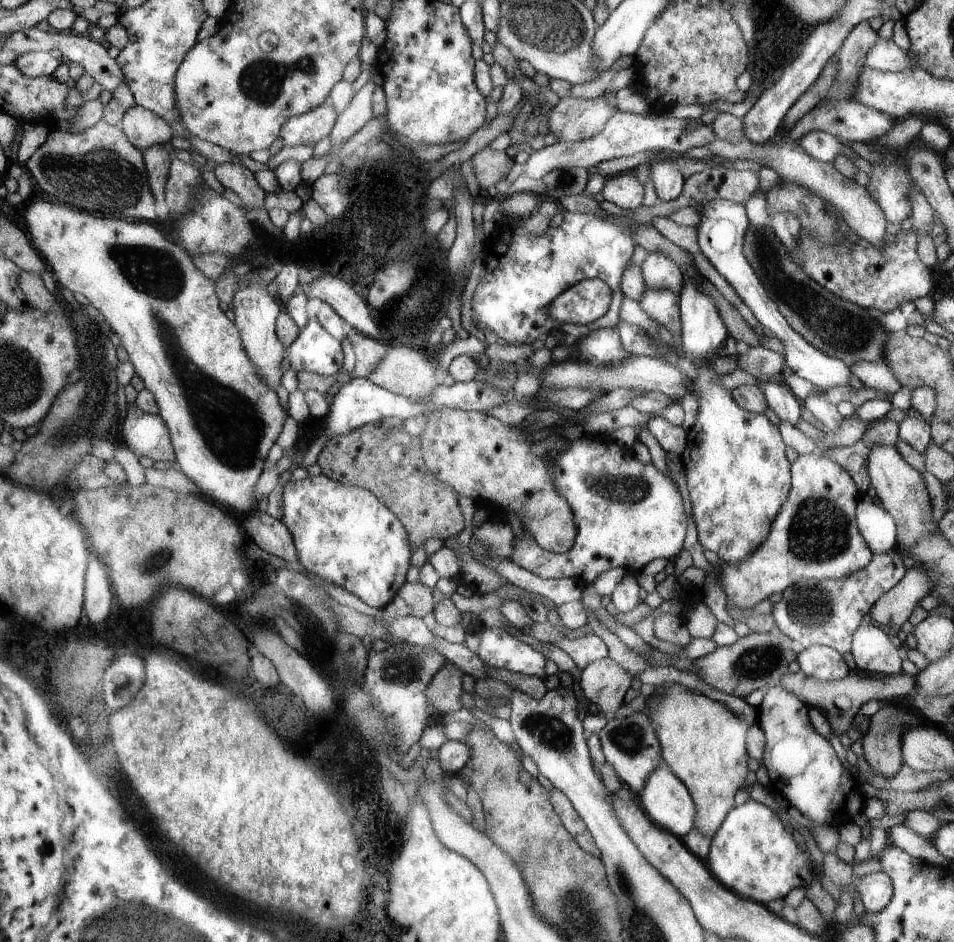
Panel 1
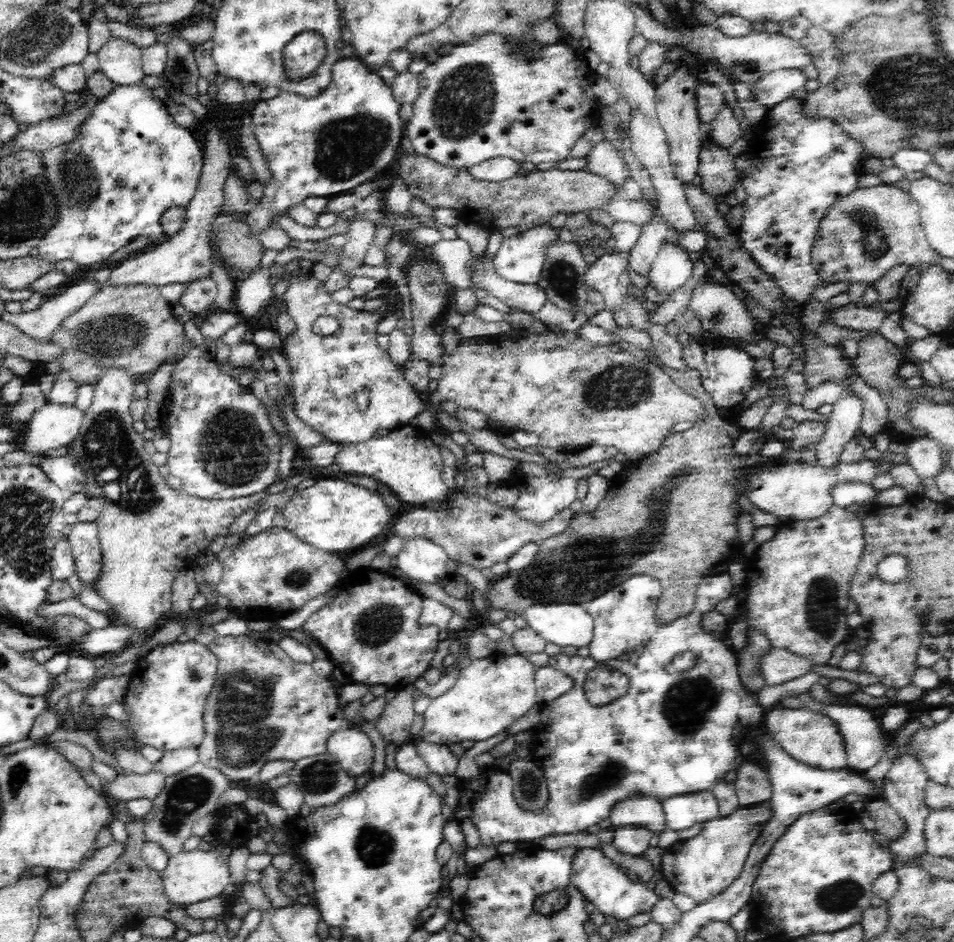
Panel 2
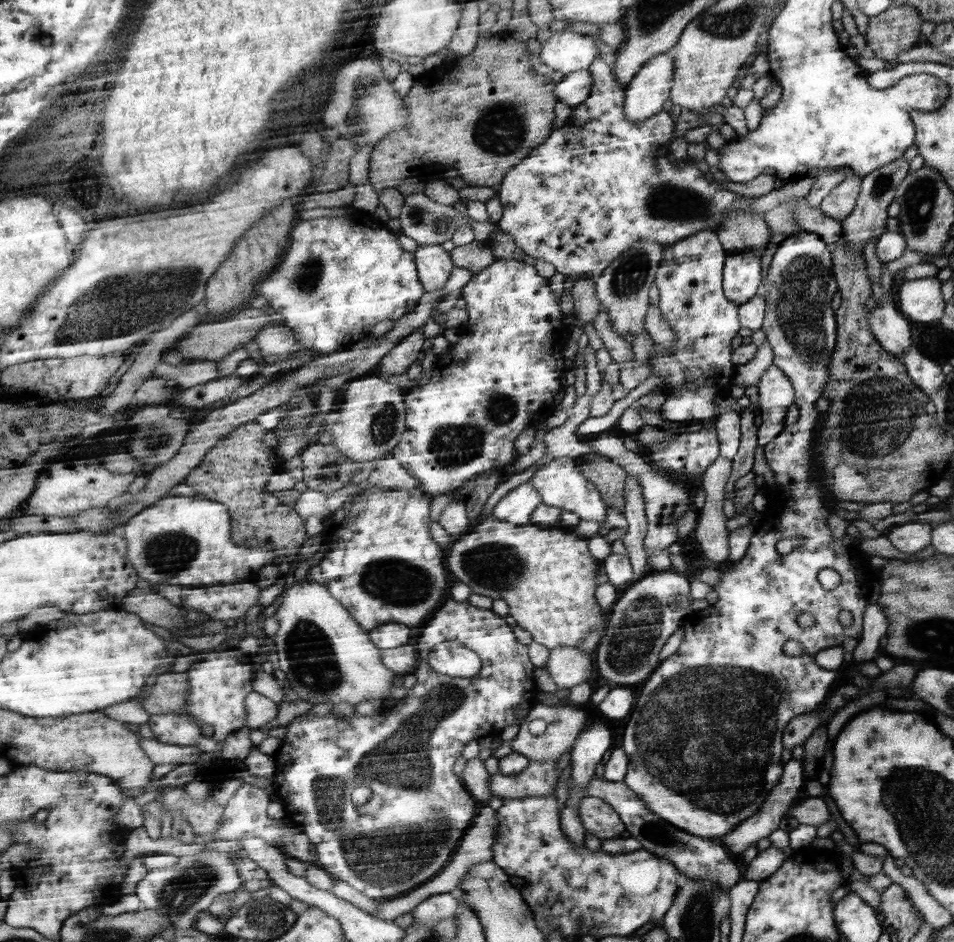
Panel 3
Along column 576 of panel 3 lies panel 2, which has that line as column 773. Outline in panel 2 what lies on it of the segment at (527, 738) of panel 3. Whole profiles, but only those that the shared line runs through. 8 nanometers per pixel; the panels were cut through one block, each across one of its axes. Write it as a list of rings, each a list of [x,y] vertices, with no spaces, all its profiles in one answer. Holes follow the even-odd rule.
[[[774,708],[767,710],[762,726],[766,733],[782,746],[792,758],[812,768],[822,770],[840,770],[848,767],[844,737],[836,722],[824,714],[800,708]]]

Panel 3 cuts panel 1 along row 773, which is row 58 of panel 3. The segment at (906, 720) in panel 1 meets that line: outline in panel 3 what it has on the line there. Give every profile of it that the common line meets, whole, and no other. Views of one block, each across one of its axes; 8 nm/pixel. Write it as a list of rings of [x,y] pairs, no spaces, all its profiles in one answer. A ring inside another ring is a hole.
[[[909,4],[891,6],[888,10],[884,10],[882,14],[870,16],[869,28],[864,32],[863,36],[867,46],[874,51],[876,58],[886,62],[897,62],[900,54],[908,52],[910,48],[914,48],[920,42],[923,33],[920,32],[920,26],[923,23],[924,18],[916,7],[912,7]]]

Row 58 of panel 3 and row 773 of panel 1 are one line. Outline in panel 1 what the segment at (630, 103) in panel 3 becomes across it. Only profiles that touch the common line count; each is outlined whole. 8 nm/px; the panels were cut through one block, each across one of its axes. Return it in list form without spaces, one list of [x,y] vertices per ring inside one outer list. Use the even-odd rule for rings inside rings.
[[[662,764],[662,767],[658,767],[657,770],[649,776],[649,780],[646,782],[645,787],[637,794],[637,800],[638,805],[645,815],[649,817],[655,825],[666,829],[668,832],[673,833],[679,838],[688,835],[690,831],[696,828],[696,806],[693,797],[686,784],[671,769],[669,769],[666,764]]]

